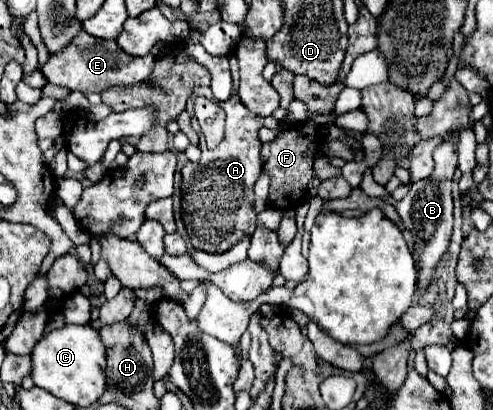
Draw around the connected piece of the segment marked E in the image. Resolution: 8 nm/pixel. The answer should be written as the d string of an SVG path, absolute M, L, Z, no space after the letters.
M81 32L81 36L77 36L77 40L69 44L69 48L65 48L65 52L59 52L57 56L49 56L49 62L43 66L41 72L51 84L59 84L59 86L67 86L69 90L91 94L91 92L103 92L105 88L111 86L131 86L145 82L153 72L153 64L155 64L153 54L129 56L119 48L115 40L97 40L87 32Z

